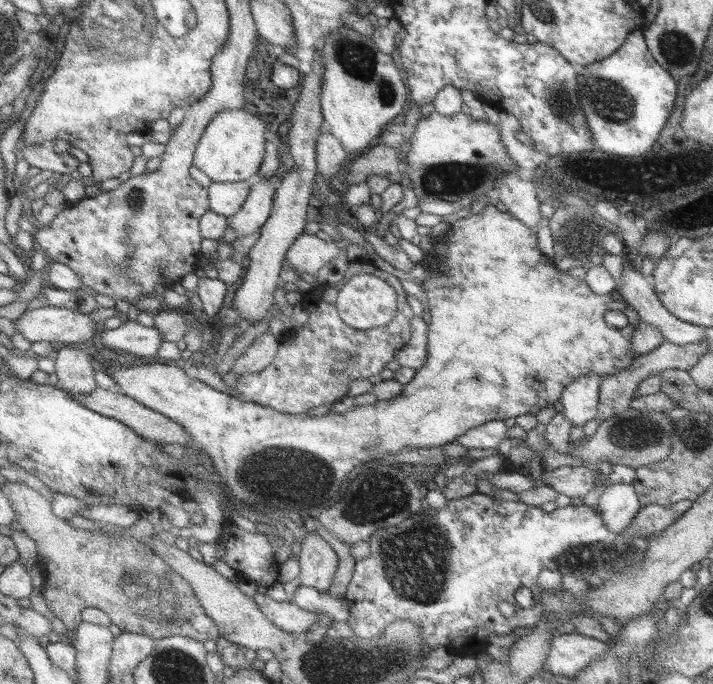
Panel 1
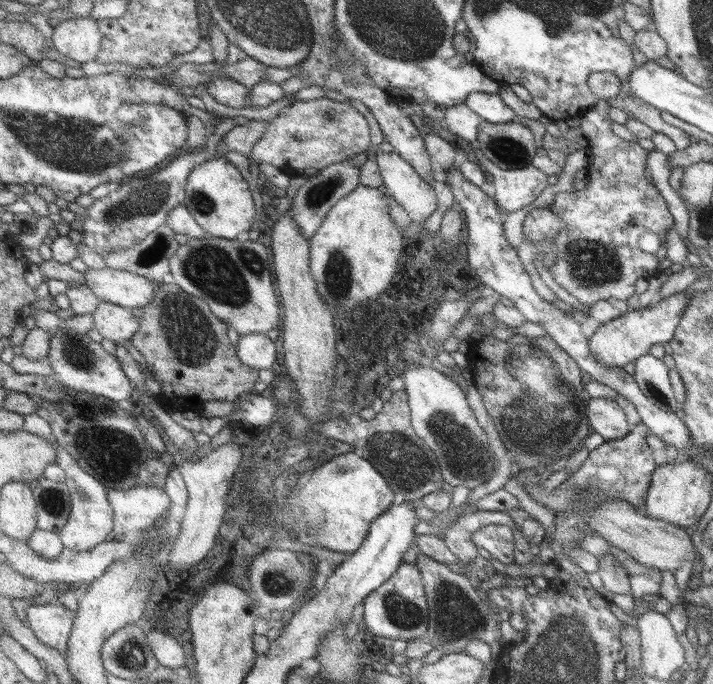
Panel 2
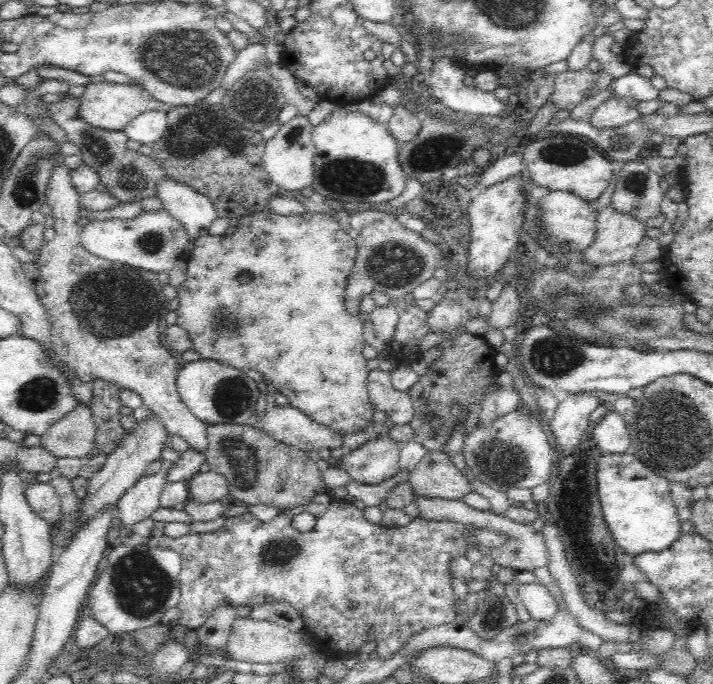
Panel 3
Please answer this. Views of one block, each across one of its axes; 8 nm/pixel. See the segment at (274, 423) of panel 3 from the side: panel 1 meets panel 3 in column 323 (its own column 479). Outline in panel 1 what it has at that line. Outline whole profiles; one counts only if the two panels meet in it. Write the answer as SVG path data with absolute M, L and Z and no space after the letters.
M493 421L471 428L455 442L468 450L473 449L495 449L499 441L506 437L506 428L502 421Z

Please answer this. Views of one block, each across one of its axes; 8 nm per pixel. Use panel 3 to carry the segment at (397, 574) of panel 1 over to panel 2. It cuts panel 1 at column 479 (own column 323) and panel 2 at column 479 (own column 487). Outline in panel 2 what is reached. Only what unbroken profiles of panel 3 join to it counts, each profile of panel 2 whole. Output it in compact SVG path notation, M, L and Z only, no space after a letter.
M488 524L473 532L470 538L475 548L486 557L501 564L512 563L514 539L507 526Z

